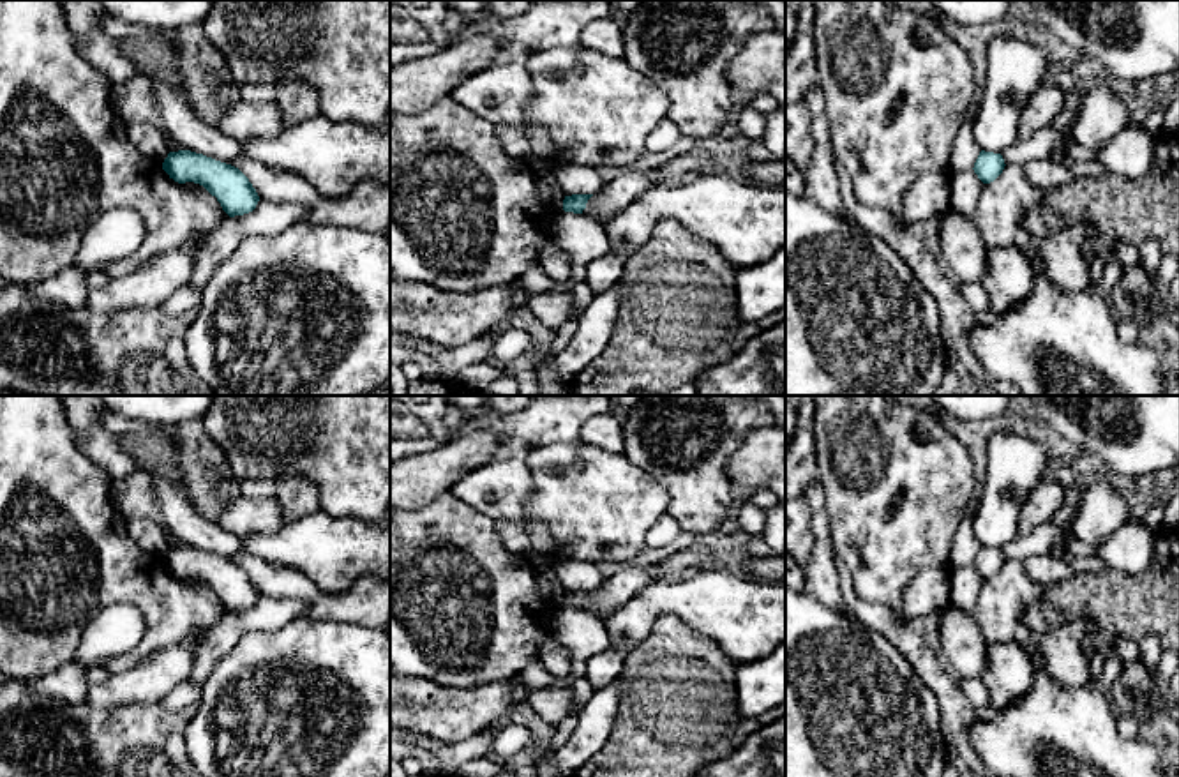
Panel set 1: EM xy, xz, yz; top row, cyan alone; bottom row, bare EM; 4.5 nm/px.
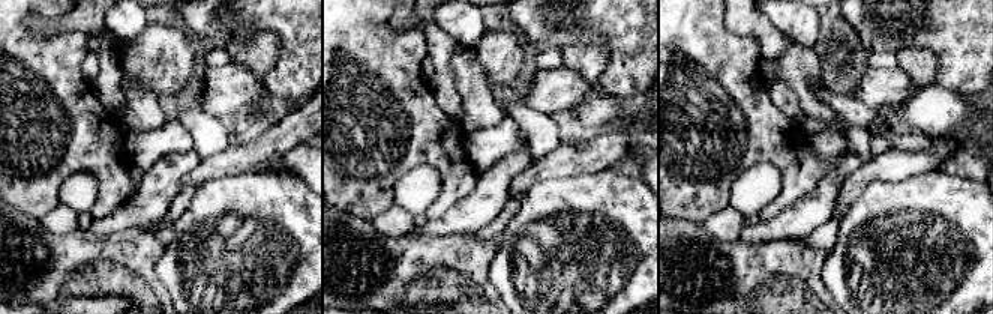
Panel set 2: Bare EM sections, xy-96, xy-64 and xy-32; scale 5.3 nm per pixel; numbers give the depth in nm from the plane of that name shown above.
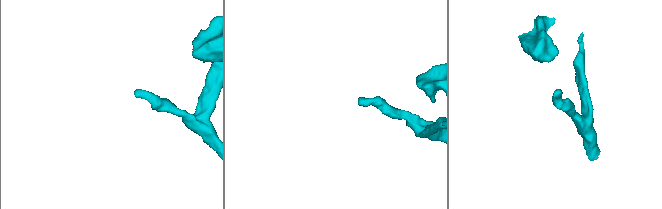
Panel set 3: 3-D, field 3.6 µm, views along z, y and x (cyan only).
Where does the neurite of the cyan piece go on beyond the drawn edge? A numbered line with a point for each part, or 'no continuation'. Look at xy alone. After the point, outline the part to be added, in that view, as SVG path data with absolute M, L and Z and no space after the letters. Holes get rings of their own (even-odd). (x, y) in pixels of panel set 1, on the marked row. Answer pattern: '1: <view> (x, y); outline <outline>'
no continuation

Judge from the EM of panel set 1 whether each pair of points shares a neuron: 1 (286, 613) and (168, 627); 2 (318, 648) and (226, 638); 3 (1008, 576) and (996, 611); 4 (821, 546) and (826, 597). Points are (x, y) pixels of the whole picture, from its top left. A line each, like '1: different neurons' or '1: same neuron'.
1: different neurons
2: different neurons
3: same neuron
4: same neuron

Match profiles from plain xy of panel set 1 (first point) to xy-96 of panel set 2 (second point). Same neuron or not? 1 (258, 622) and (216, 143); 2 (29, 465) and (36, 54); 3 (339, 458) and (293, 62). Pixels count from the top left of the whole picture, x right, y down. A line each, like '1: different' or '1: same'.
1: different
2: same
3: same

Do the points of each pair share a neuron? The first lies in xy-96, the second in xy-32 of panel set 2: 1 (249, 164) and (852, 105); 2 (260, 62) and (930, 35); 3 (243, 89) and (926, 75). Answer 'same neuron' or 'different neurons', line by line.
1: different neurons
2: different neurons
3: different neurons

